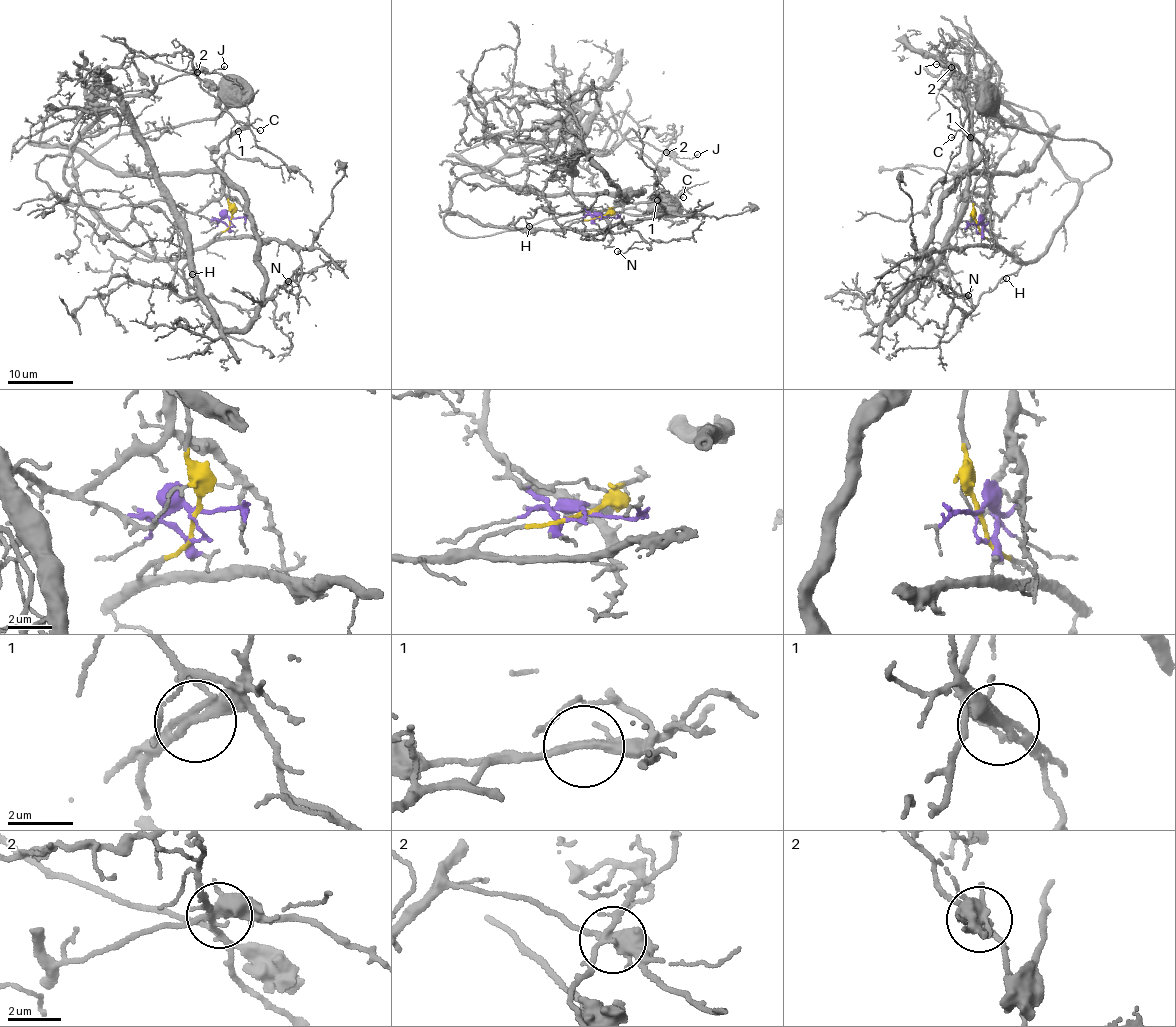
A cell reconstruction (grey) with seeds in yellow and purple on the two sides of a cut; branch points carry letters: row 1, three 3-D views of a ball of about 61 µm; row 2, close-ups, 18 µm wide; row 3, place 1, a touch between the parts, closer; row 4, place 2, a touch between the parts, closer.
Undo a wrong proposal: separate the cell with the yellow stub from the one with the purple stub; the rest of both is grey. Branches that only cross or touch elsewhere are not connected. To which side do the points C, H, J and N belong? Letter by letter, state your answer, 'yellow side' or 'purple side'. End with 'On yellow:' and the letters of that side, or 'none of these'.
C: purple side
H: yellow side
J: yellow side
N: purple side
On yellow: H, J

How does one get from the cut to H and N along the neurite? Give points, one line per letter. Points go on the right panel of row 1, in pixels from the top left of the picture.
H: (978, 224), (979, 233), (1025, 262), (1006, 278)
N: (978, 224), (981, 209), (968, 201), (945, 245), (949, 283), (974, 308), (961, 316), (942, 288), (969, 295)

